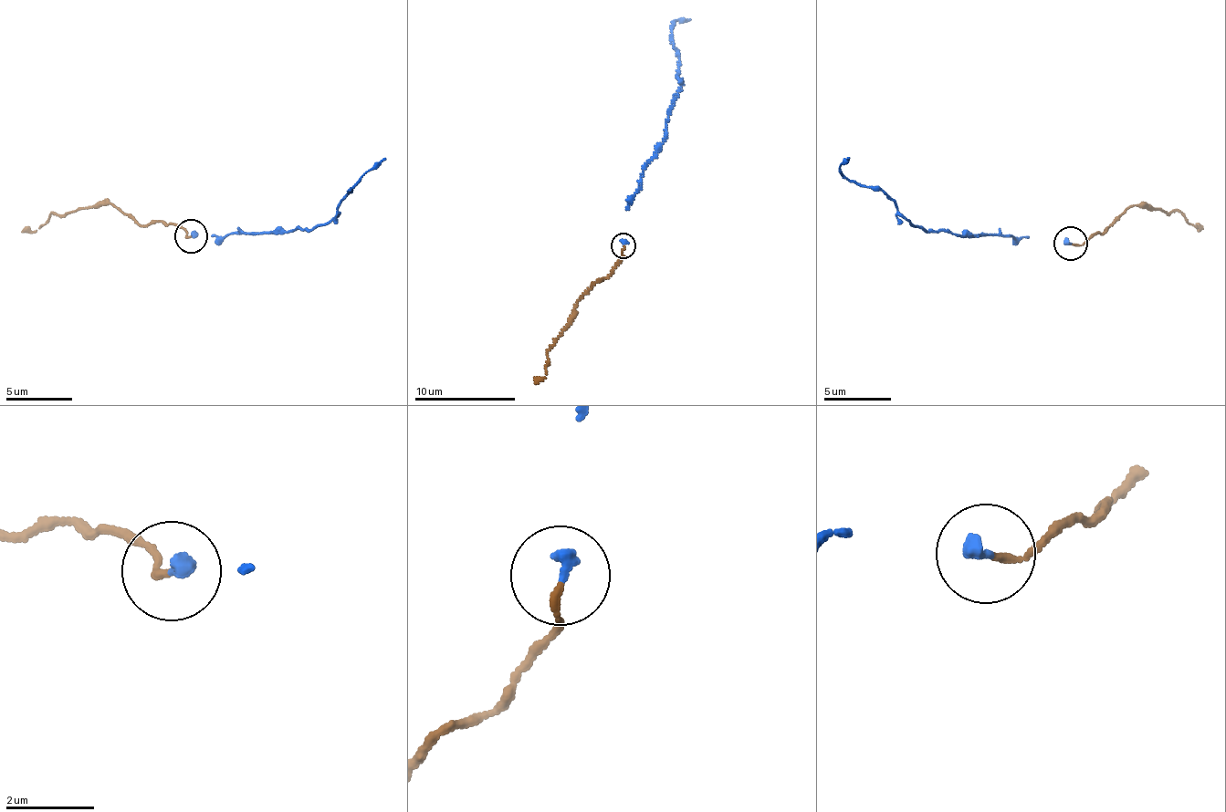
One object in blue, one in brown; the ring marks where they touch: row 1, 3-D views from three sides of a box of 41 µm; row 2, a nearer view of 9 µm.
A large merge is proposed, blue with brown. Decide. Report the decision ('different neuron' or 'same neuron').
same neuron

